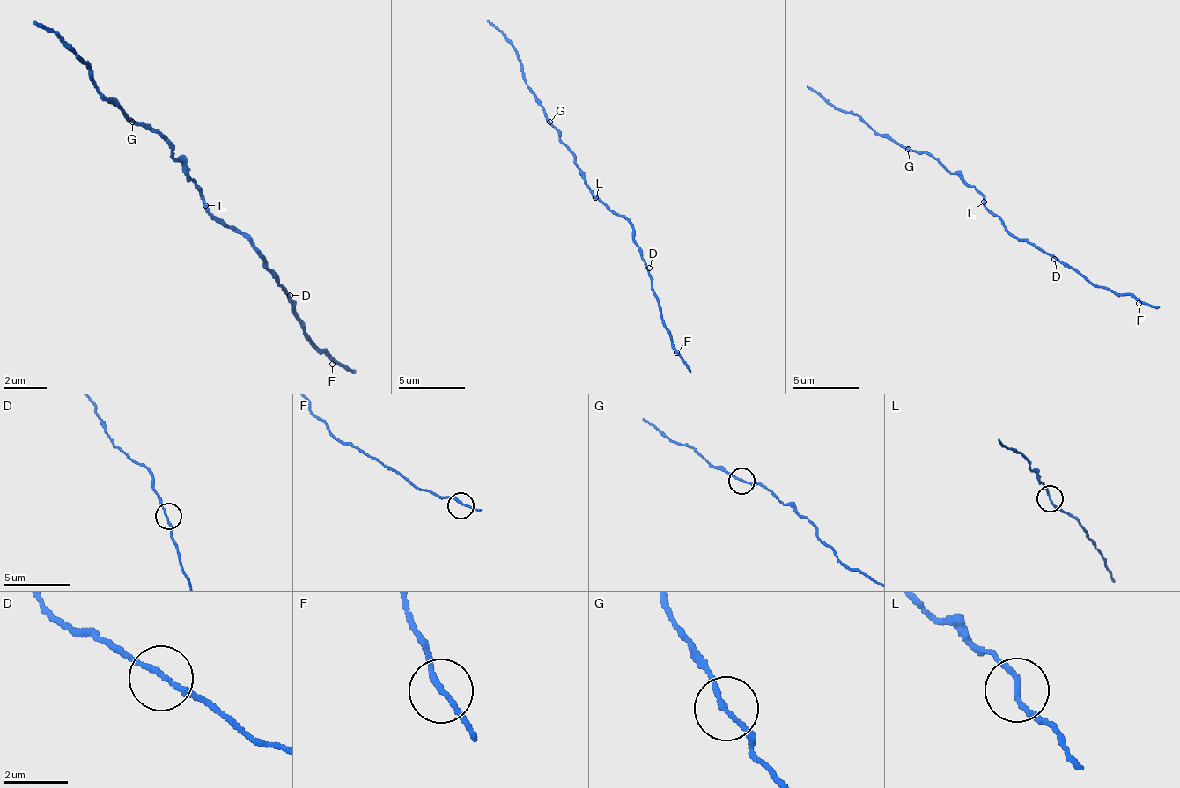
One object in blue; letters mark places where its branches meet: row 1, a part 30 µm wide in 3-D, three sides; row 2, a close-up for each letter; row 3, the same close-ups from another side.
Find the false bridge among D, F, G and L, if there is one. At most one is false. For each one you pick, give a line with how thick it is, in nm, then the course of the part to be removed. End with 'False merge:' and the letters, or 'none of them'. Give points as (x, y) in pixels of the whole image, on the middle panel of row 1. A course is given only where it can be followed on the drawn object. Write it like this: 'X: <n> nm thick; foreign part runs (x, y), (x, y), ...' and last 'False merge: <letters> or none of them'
False merge: none of them

